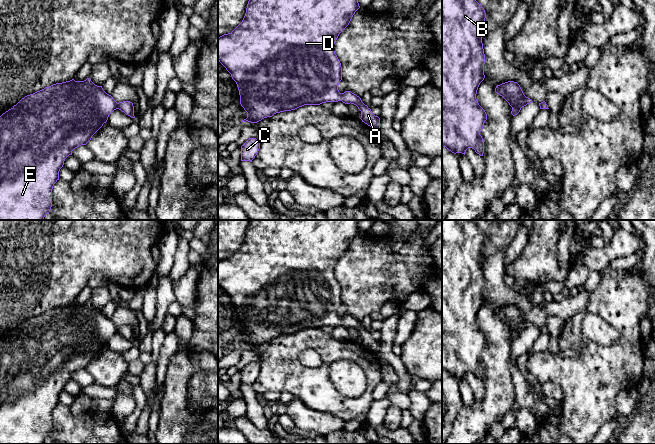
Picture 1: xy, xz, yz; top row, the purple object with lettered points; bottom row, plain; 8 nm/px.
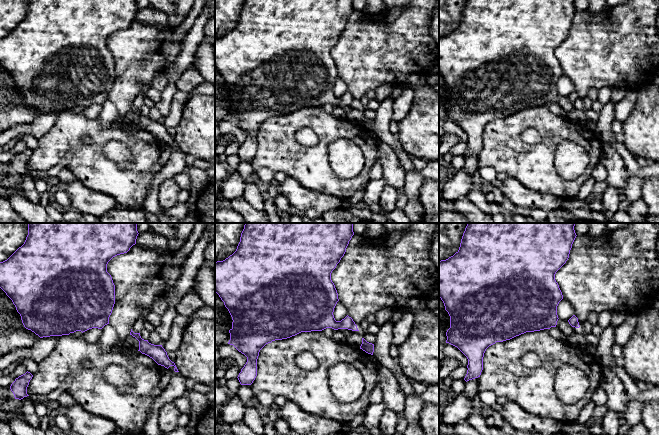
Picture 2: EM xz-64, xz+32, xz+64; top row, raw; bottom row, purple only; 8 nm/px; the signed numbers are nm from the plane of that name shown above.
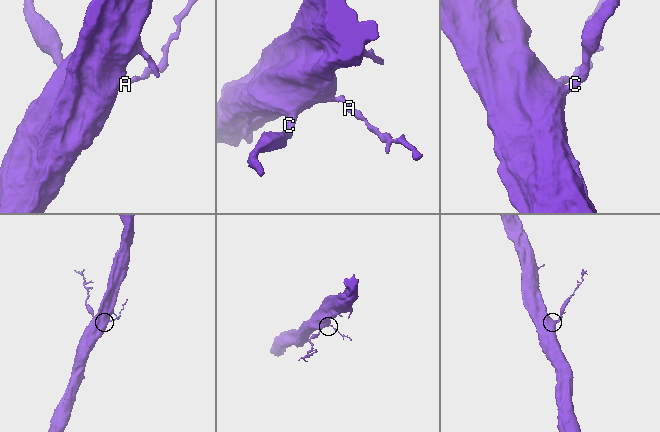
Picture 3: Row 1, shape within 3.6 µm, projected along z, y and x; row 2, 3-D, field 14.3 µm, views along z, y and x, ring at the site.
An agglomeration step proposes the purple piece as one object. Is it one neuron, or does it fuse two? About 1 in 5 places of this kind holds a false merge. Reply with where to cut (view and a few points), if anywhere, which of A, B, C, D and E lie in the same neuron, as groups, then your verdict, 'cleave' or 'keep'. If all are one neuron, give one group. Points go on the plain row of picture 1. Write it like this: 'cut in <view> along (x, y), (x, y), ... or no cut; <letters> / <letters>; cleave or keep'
no cut; A B C D E; keep

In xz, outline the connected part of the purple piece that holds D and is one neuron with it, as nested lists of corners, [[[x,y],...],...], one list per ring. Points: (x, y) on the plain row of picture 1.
[[[250,220],[242,246],[231,257],[218,261],[218,285],[236,306],[240,319],[240,328],[247,336],[247,342],[241,346],[257,347],[264,342],[272,341],[276,337],[295,334],[304,329],[320,329],[326,326],[342,325],[345,328],[351,327],[356,329],[361,335],[360,343],[362,346],[379,357],[380,342],[372,337],[371,333],[362,326],[361,322],[351,315],[340,317],[338,314],[338,309],[342,304],[342,291],[335,278],[334,268],[339,258],[349,249],[353,239],[360,232],[358,222],[359,220]]]

